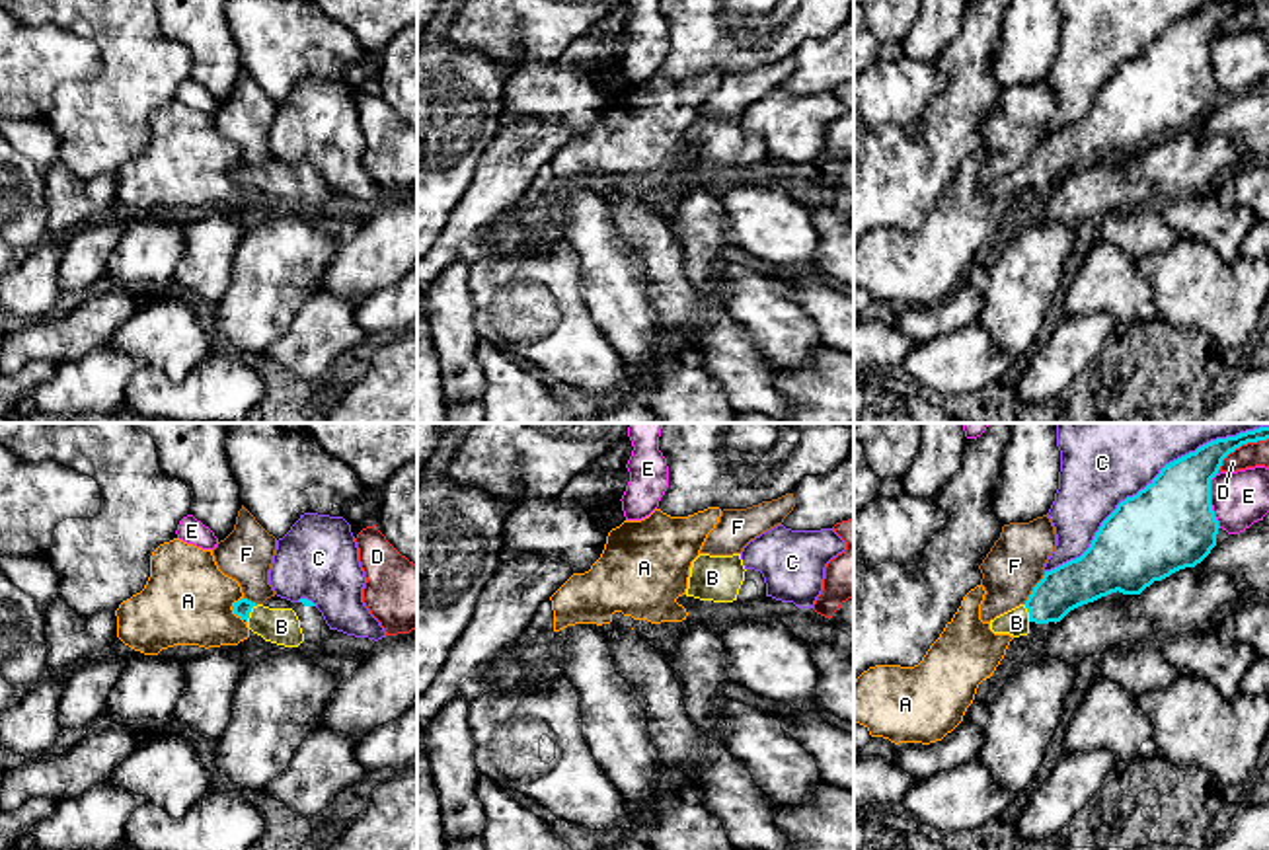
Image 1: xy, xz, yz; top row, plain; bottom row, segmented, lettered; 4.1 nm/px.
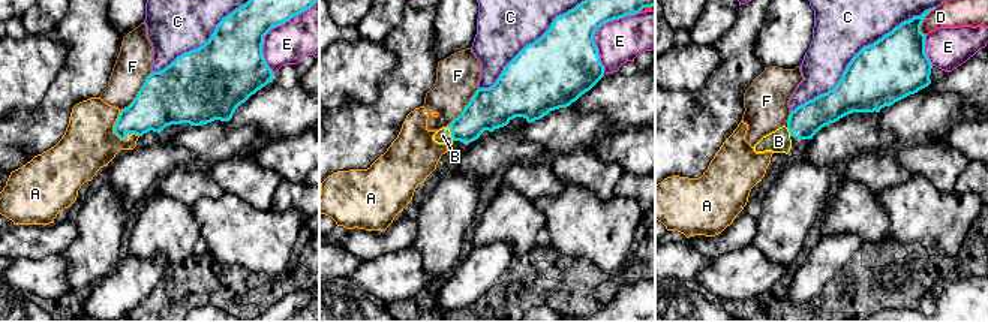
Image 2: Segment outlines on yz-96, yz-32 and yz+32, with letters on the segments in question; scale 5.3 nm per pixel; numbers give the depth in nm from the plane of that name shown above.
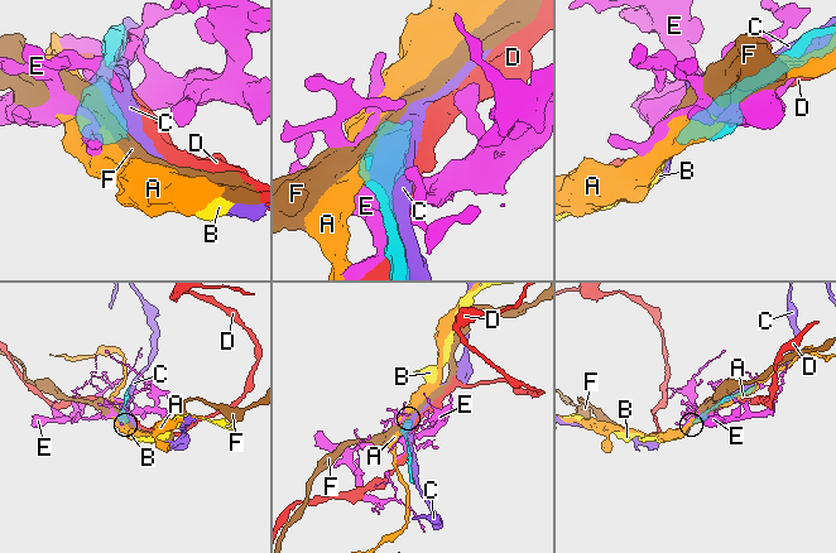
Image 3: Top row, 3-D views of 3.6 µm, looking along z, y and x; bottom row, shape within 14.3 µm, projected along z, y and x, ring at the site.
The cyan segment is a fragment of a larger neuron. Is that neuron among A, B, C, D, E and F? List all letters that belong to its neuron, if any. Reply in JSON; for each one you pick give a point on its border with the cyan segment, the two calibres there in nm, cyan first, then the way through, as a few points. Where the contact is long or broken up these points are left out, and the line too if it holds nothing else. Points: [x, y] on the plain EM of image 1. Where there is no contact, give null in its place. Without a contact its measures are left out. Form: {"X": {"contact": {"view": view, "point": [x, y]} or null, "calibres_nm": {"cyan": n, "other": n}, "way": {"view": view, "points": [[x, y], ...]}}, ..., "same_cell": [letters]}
{"B": {"contact": {"view": "xy", "point": [250, 174]}, "calibres_nm": {"cyan": 70, "other": 150}, "way": {"view": "xy", "points": [[242, 172], [250, 174], [262, 184], [281, 190]]}}, "same_cell": ["B"]}

